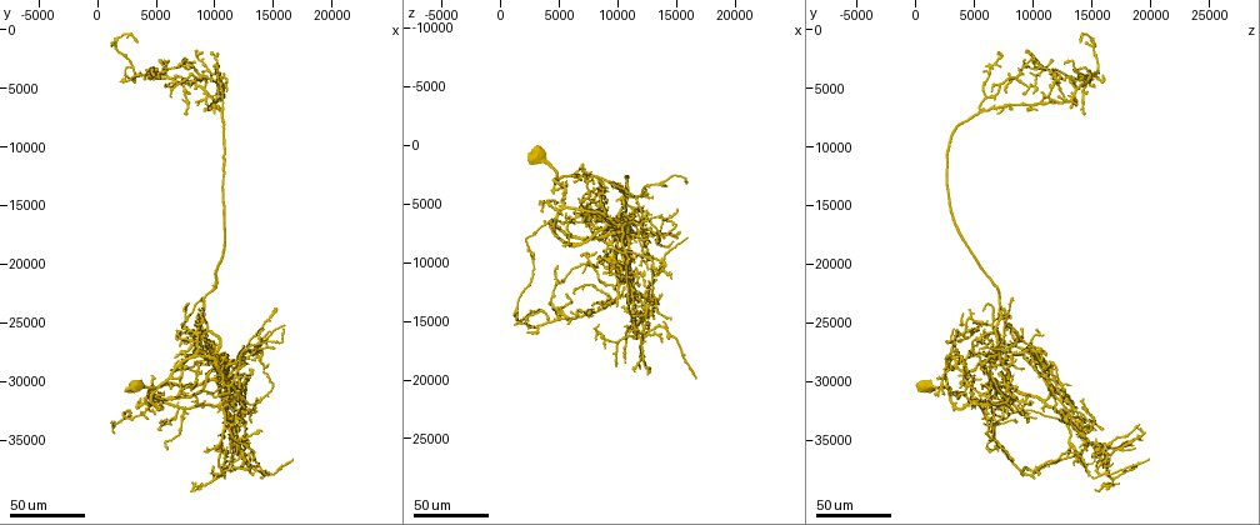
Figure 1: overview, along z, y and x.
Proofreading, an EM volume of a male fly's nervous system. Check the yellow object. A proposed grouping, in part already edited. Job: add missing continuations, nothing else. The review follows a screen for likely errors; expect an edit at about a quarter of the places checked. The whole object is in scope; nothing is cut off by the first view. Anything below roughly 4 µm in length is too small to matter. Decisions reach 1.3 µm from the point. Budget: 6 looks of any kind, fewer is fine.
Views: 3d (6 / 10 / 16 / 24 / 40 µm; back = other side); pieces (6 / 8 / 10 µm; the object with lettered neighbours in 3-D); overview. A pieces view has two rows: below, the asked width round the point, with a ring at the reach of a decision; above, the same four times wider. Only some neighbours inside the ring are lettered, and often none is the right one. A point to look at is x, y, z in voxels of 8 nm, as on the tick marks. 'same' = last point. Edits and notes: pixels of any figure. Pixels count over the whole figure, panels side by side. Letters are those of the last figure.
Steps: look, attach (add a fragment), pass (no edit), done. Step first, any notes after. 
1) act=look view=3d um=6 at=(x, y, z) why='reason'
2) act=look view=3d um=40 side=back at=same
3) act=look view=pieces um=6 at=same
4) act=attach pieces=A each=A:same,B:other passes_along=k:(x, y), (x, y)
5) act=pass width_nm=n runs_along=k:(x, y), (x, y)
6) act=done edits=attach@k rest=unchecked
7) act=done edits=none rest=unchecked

act=look view=3d um=40 at=(6000, 4600, 14400) why='thin end'

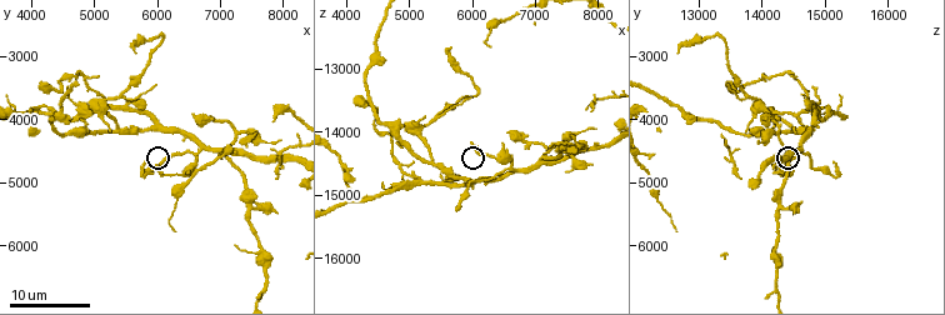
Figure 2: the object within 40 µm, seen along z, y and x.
act=look view=pieces um=10 at=(6000, 4750, 14200)

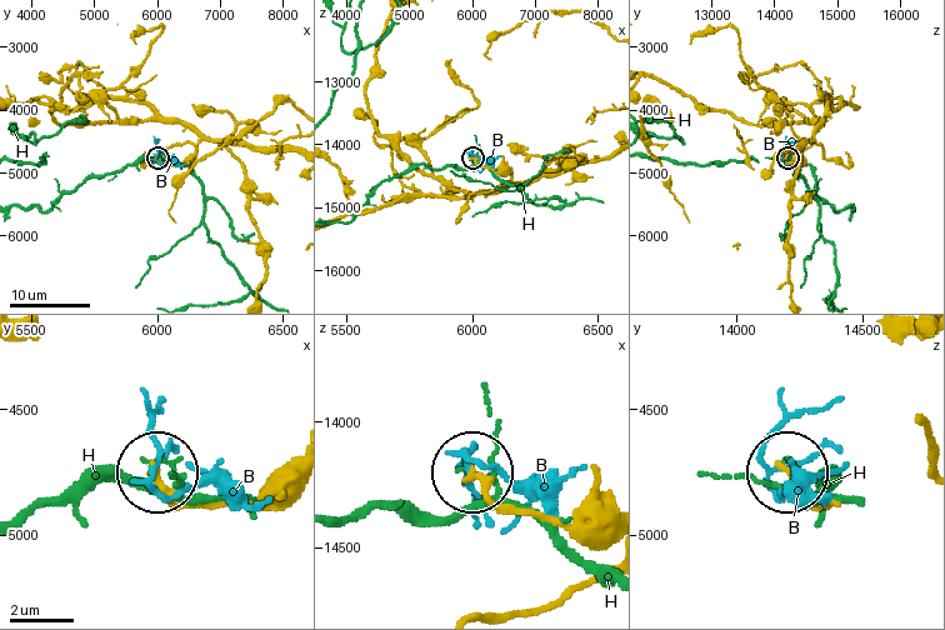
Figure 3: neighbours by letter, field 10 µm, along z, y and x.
act=pass each=B:other,H:other found='no lettered fragment goes on from it'

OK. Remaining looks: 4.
act=look view=3d um=40 at=(8400, 6600, 13800) why='tapers out'

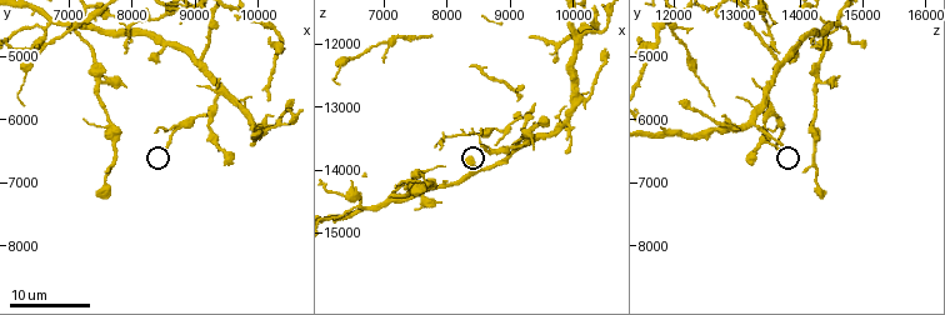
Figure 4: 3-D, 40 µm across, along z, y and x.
act=look view=pieces um=10 at=(8550, 6450, 13650) why='see the neighbours'

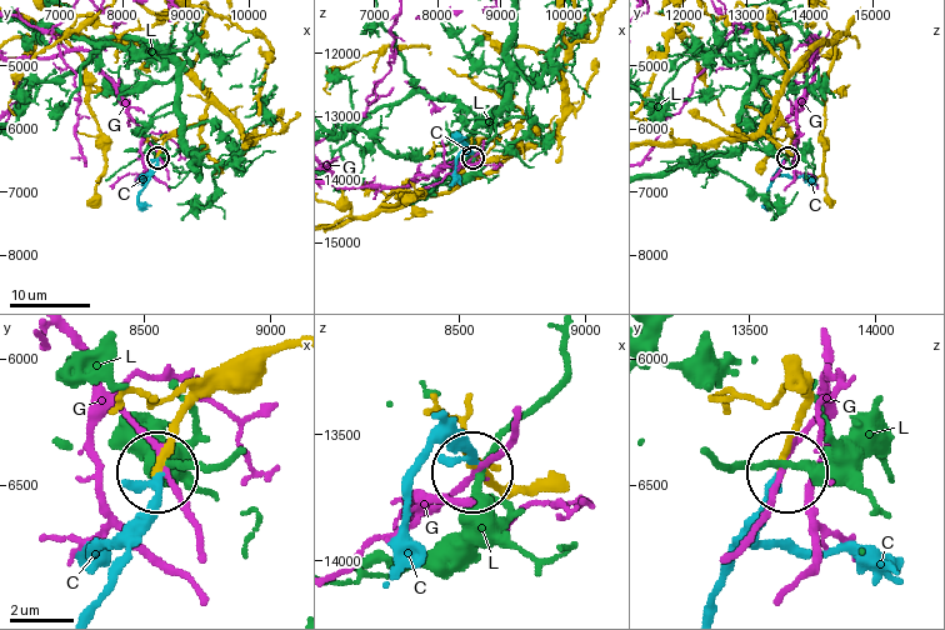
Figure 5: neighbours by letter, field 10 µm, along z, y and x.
act=attach pieces=C each=C:same,G:other,L:other passes_along=5:(216, 384), (176, 430), (154, 473), (144, 535), (98, 608) found='it goes on there'

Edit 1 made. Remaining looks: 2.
act=done edits=attach@5 rest=unchecked

